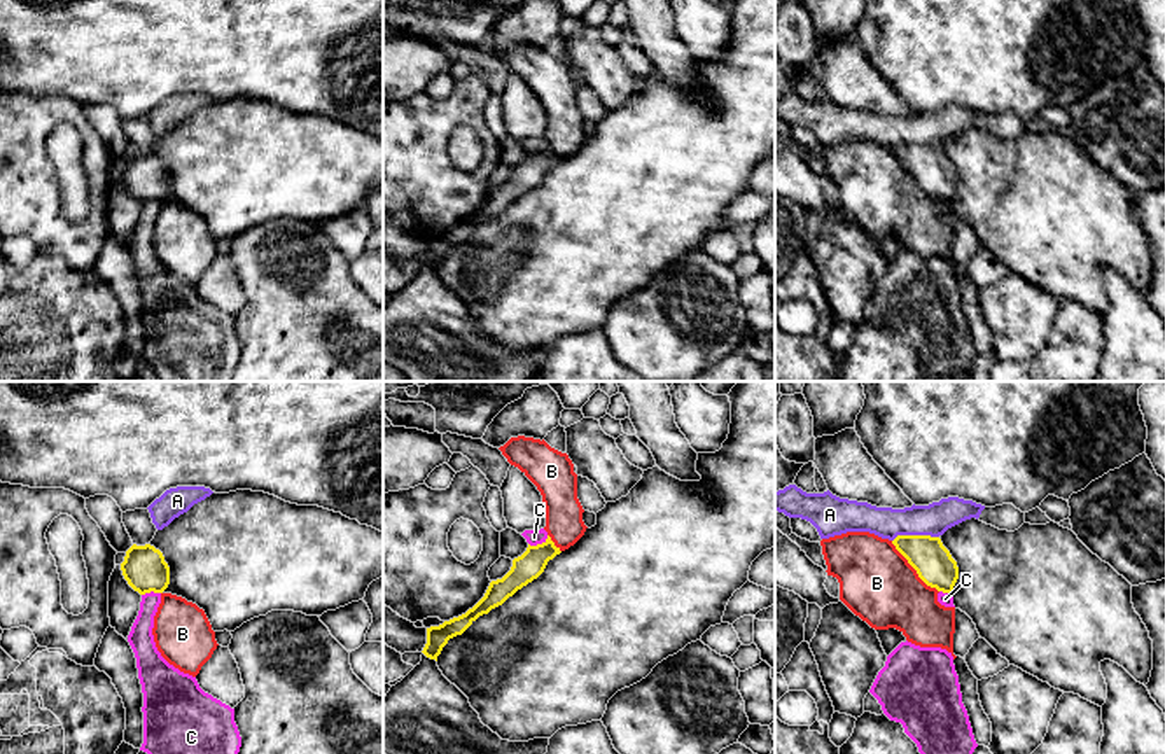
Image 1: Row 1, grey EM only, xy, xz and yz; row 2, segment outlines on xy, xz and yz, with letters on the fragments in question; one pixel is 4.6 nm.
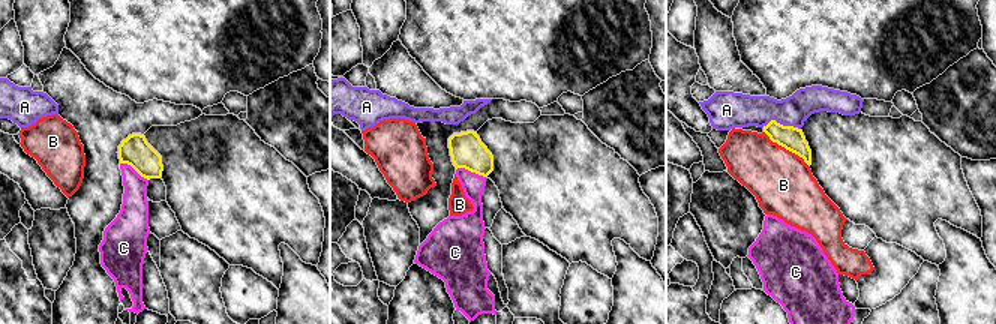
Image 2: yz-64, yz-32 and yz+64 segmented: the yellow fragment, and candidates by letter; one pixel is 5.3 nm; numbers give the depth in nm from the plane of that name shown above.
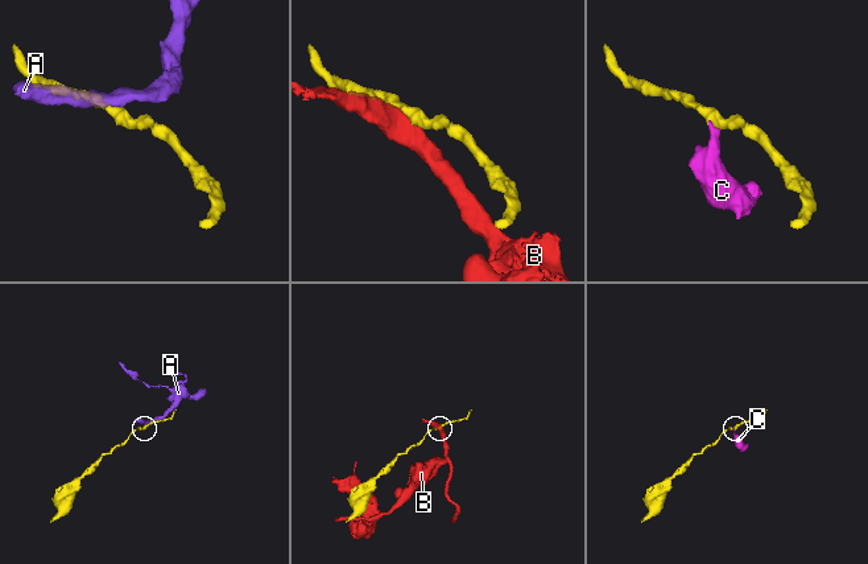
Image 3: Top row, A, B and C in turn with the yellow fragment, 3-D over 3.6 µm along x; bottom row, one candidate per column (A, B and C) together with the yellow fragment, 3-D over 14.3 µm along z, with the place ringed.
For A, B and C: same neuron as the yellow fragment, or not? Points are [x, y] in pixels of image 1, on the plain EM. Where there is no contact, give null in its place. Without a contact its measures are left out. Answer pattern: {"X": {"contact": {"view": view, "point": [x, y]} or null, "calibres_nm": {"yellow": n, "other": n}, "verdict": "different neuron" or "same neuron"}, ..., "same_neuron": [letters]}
{"A": {"contact": {"view": "yz", "point": [915, 144]}, "calibres_nm": {"yellow": 180, "other": 150}, "verdict": "different neuron"}, "B": {"contact": {"view": "yz", "point": [913, 175]}, "calibres_nm": {"yellow": 180, "other": 340}, "verdict": "different neuron"}, "C": {"contact": {"view": "xz", "point": [537, 153]}, "calibres_nm": {"yellow": 130, "other": 70}, "verdict": "different neuron"}, "same_neuron": []}

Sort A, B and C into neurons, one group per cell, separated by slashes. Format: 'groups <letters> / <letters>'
groups A / B / C

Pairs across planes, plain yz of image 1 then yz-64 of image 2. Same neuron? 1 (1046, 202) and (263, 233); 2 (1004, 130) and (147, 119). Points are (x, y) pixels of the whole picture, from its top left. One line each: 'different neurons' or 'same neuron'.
1: same neuron
2: same neuron

